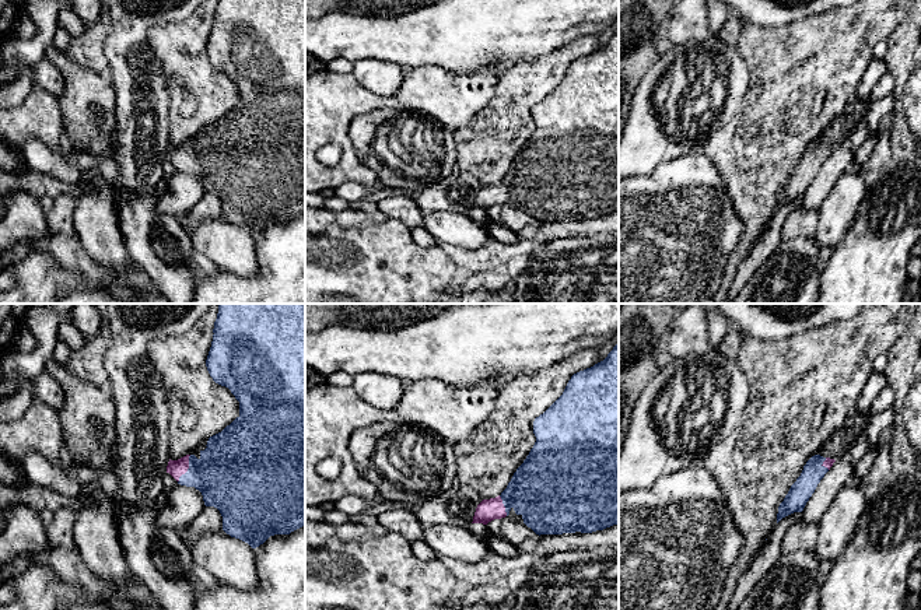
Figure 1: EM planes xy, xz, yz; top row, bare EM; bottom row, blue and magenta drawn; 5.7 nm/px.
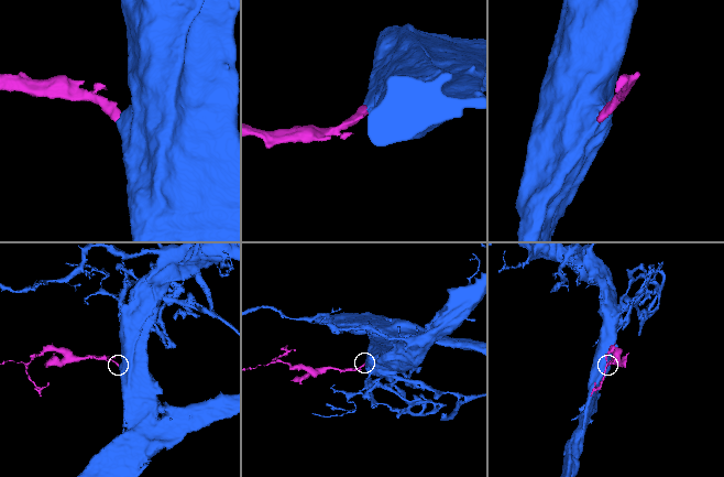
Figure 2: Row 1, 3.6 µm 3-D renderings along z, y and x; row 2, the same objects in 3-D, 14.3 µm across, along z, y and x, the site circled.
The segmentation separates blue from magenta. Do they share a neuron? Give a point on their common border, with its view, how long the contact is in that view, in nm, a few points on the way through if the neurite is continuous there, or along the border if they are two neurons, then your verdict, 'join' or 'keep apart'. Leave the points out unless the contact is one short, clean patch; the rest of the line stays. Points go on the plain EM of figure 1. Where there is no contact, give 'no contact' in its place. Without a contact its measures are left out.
xy (188, 155) | 180 nm | across xy (231, 160), (196, 160), (188, 155), (175, 154) | join

